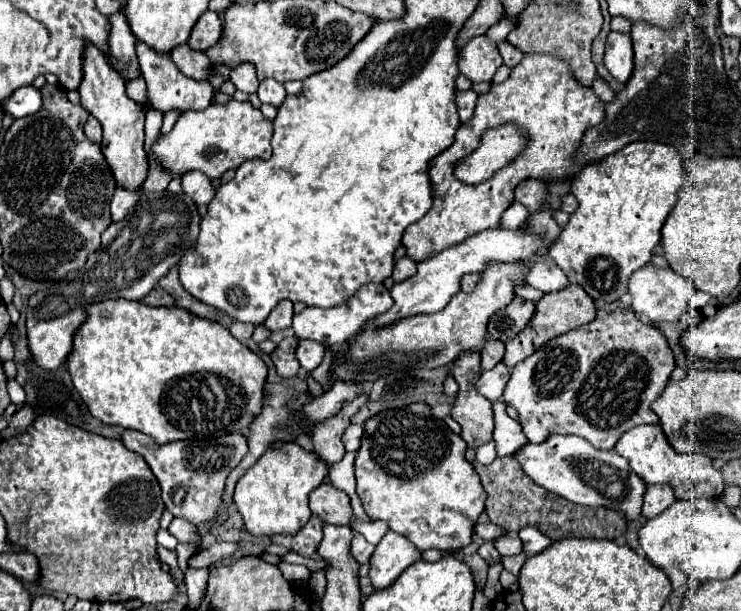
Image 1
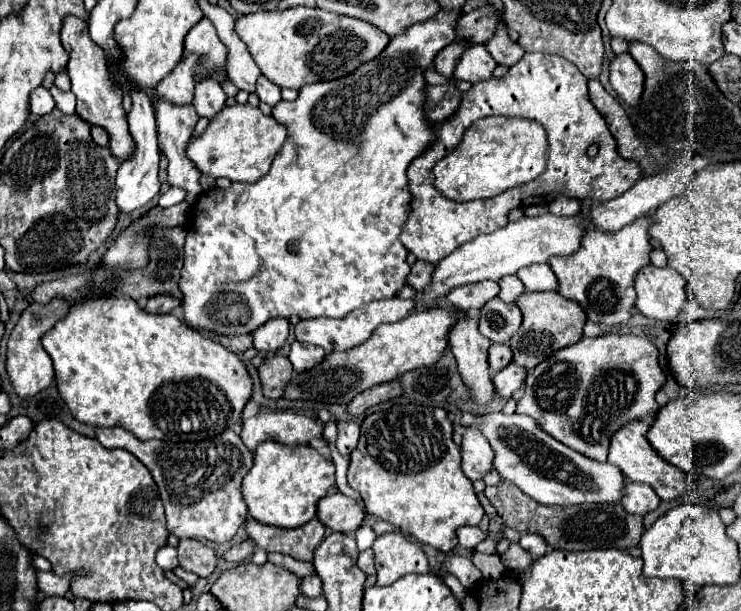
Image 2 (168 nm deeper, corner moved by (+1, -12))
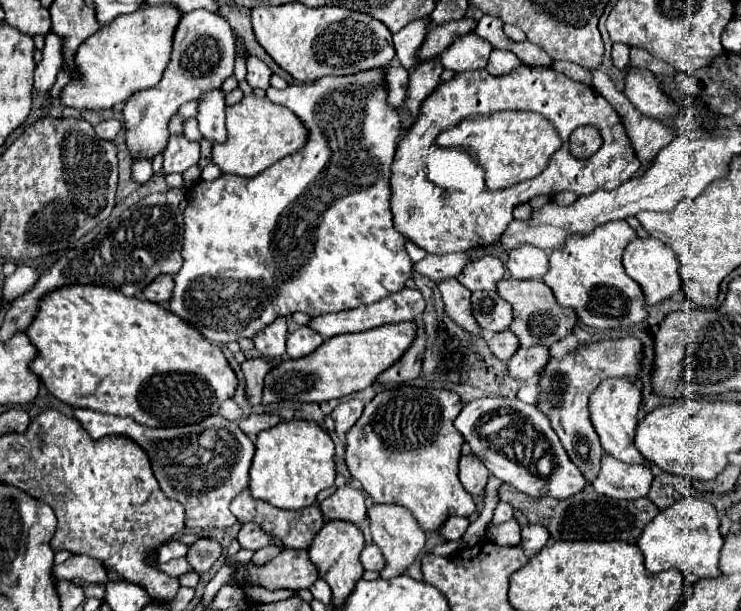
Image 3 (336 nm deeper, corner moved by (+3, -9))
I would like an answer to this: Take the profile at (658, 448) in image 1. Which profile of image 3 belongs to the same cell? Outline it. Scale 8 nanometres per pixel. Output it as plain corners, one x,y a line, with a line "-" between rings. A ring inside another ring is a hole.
607,379
595,393
589,403
591,421
595,425
597,435
601,437
601,445
605,453
615,457
617,461
625,461
627,465
649,465
645,457
635,449
633,445
633,433
637,427
637,413
641,407
641,391
635,387
635,383
629,383
625,379

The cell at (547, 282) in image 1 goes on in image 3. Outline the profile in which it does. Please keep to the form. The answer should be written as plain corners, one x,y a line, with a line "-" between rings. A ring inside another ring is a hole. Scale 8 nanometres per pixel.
517,249
507,261
513,279
543,279
549,269
549,255
539,249

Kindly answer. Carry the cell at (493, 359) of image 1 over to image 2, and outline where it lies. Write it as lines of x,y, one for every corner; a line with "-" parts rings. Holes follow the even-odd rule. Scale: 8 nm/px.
491,344
489,348
489,366
493,372
499,372
513,360
513,352
509,344

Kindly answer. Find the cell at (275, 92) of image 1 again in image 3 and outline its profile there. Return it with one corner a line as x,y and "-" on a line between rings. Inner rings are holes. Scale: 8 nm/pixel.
257,57
247,59
247,83
253,89
269,89
269,79
271,79
271,69

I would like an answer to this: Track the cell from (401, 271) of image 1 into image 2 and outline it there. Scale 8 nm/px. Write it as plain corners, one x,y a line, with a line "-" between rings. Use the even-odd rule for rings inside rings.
417,260
411,268
411,274
407,278
407,284
413,286
417,292
427,288
427,284
431,284
431,272
435,270
435,264
427,264
423,260

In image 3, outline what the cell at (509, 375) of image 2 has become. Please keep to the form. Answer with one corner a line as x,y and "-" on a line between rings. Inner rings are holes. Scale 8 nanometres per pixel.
529,347
529,349
517,349
517,353
509,359
509,375
517,381
527,381
533,375
541,373
545,367
545,361
549,361
549,351
545,347

